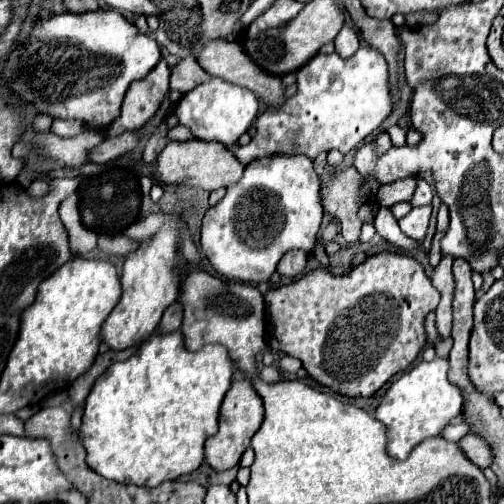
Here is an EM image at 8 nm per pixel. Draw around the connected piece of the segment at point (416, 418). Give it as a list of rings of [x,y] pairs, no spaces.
[[[436,357],[434,361],[420,361],[400,379],[396,379],[386,391],[376,409],[376,419],[388,429],[388,453],[396,459],[406,459],[410,451],[428,437],[440,435],[442,429],[462,413],[464,395],[462,389],[448,381],[448,359]]]

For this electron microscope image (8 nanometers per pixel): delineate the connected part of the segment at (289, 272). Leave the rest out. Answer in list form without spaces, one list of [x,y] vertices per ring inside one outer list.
[[[288,251],[288,255],[284,255],[284,259],[280,259],[276,271],[284,277],[296,277],[304,271],[306,257],[308,257],[306,251]]]

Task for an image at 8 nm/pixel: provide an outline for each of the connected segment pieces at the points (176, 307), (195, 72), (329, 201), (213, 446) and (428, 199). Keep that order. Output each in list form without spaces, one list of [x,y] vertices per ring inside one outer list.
[[[176,301],[164,311],[162,321],[160,321],[160,331],[172,333],[172,331],[178,331],[180,325],[182,325],[182,305]]]
[[[188,55],[184,59],[180,59],[174,67],[172,67],[172,75],[170,75],[170,89],[176,89],[180,93],[188,93],[192,91],[196,85],[208,81],[210,75],[204,73],[204,69],[196,63],[194,55]]]
[[[346,167],[336,173],[322,173],[320,183],[320,201],[324,211],[340,223],[340,233],[346,243],[356,243],[360,237],[362,219],[358,211],[368,201],[362,201],[362,175],[356,167]]]
[[[248,377],[234,381],[230,391],[226,393],[226,397],[222,401],[222,407],[220,407],[220,431],[216,435],[208,437],[206,445],[204,445],[208,465],[216,471],[226,471],[226,469],[238,465],[242,453],[250,447],[250,439],[260,429],[262,417],[264,417],[262,399],[256,393],[252,381]]]
[[[424,179],[418,181],[416,193],[414,193],[410,203],[412,203],[412,207],[422,207],[422,205],[430,205],[432,203],[432,189],[430,189],[430,185]]]

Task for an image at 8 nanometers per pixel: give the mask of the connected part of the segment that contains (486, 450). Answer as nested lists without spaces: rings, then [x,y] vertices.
[[[468,433],[466,437],[462,437],[460,439],[460,449],[468,455],[468,459],[472,463],[476,463],[482,469],[490,467],[492,459],[494,459],[490,443],[482,435],[476,435],[476,433]]]

